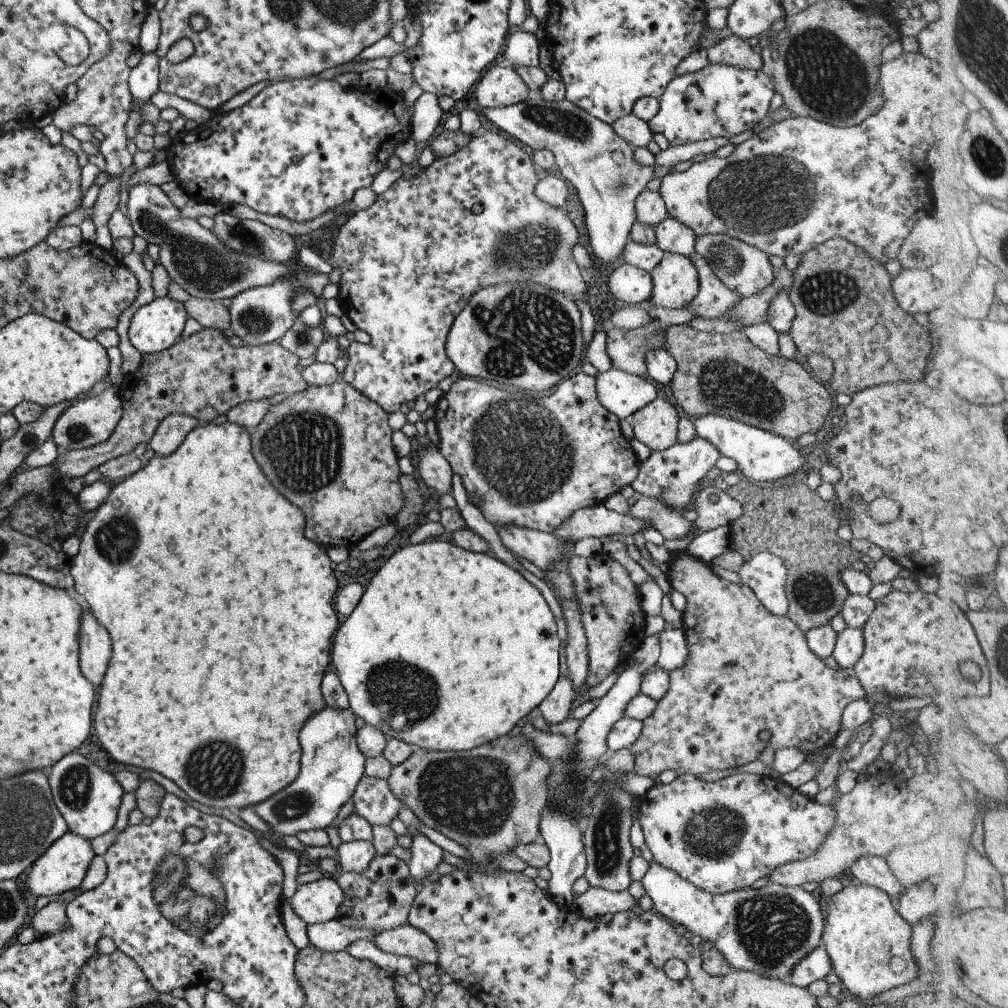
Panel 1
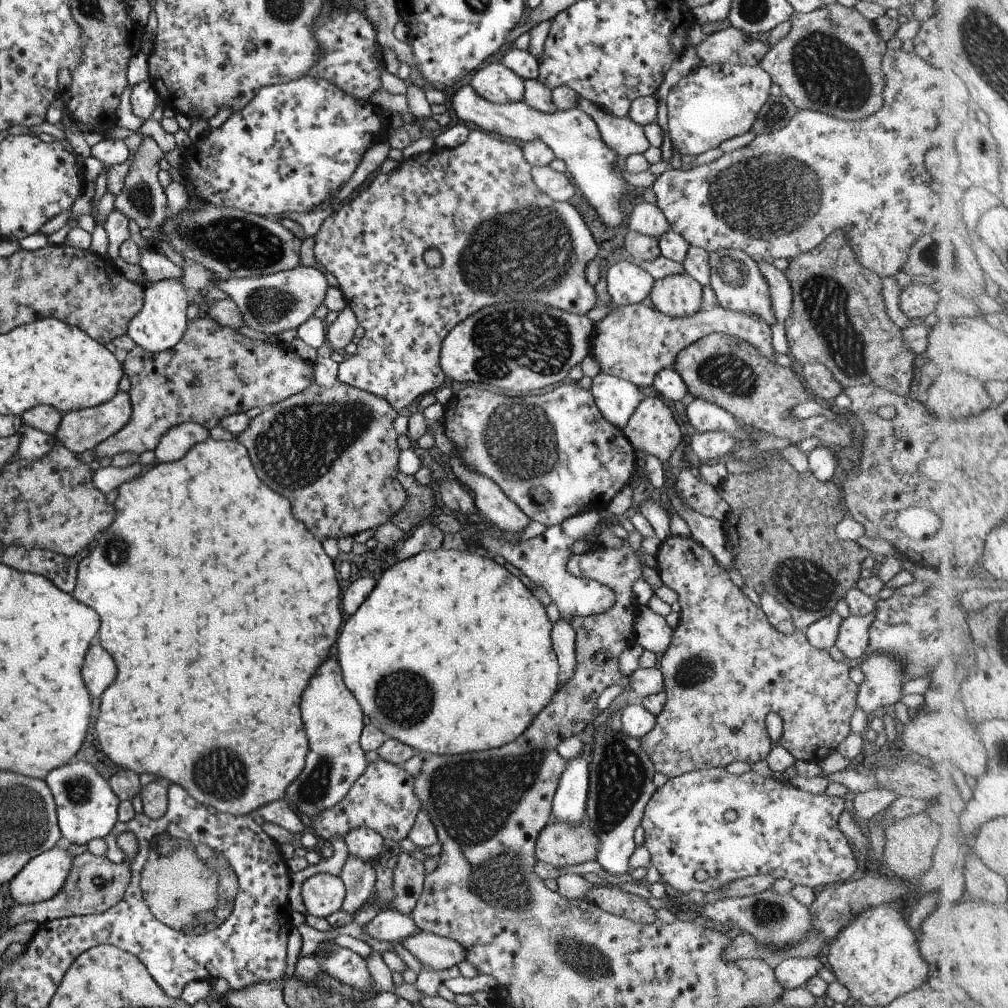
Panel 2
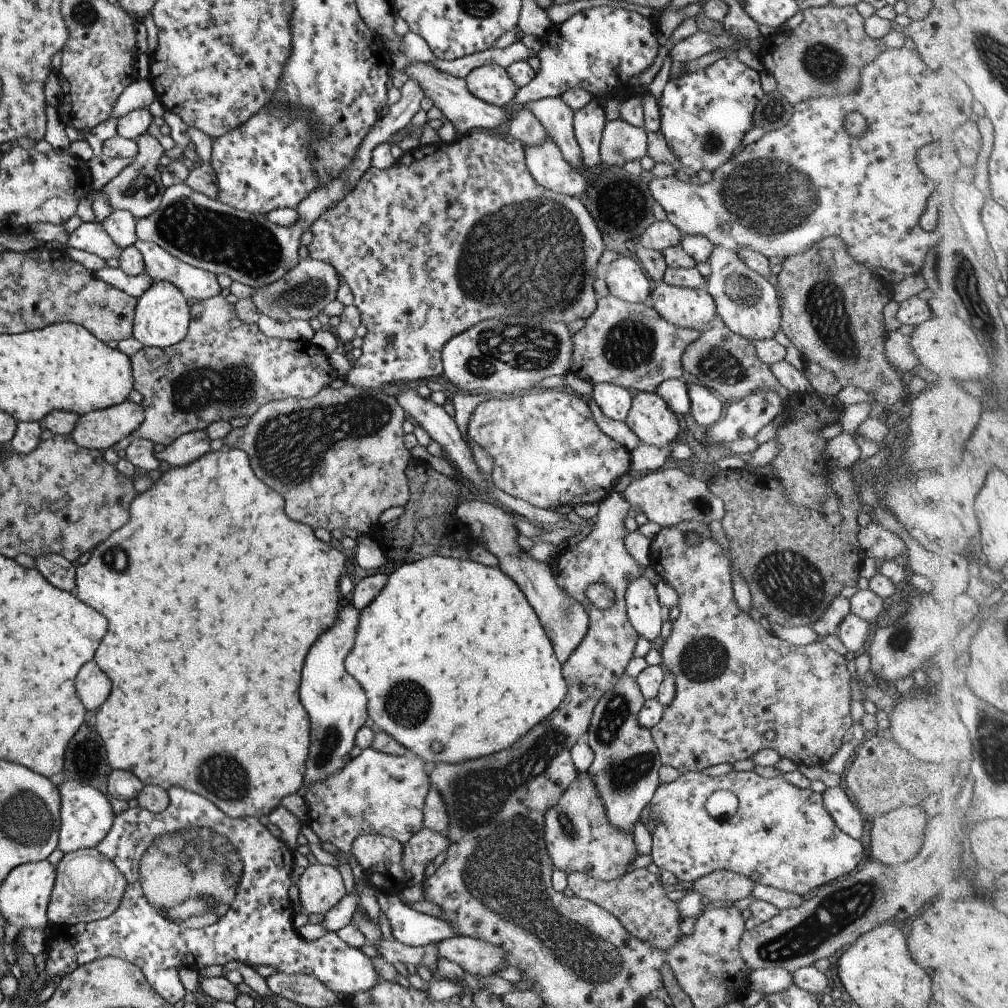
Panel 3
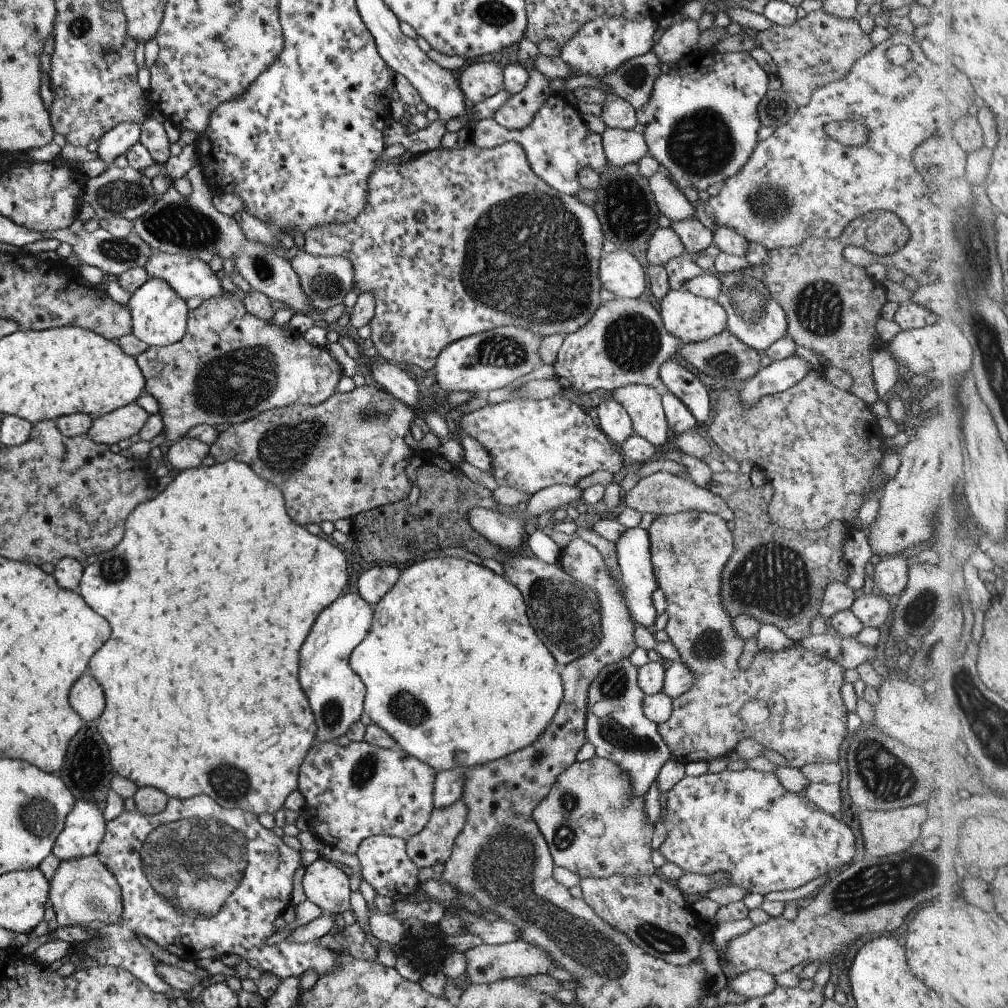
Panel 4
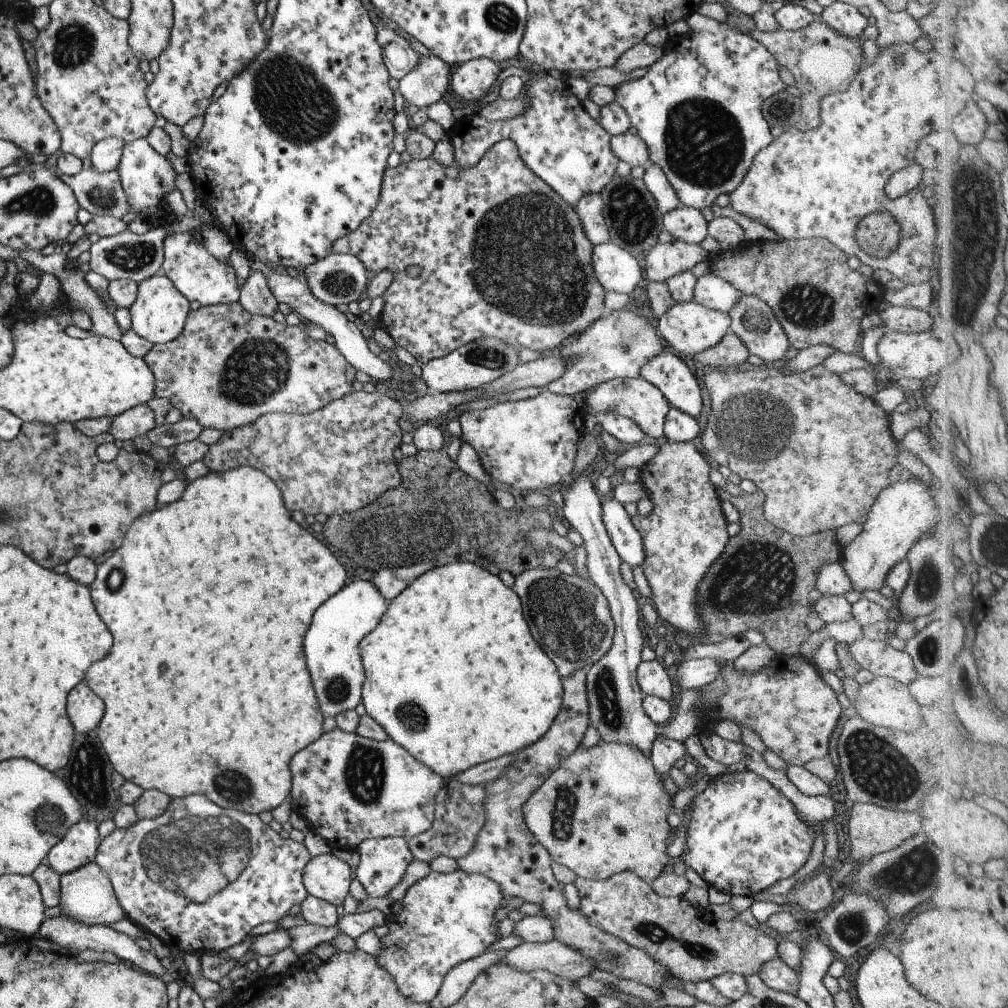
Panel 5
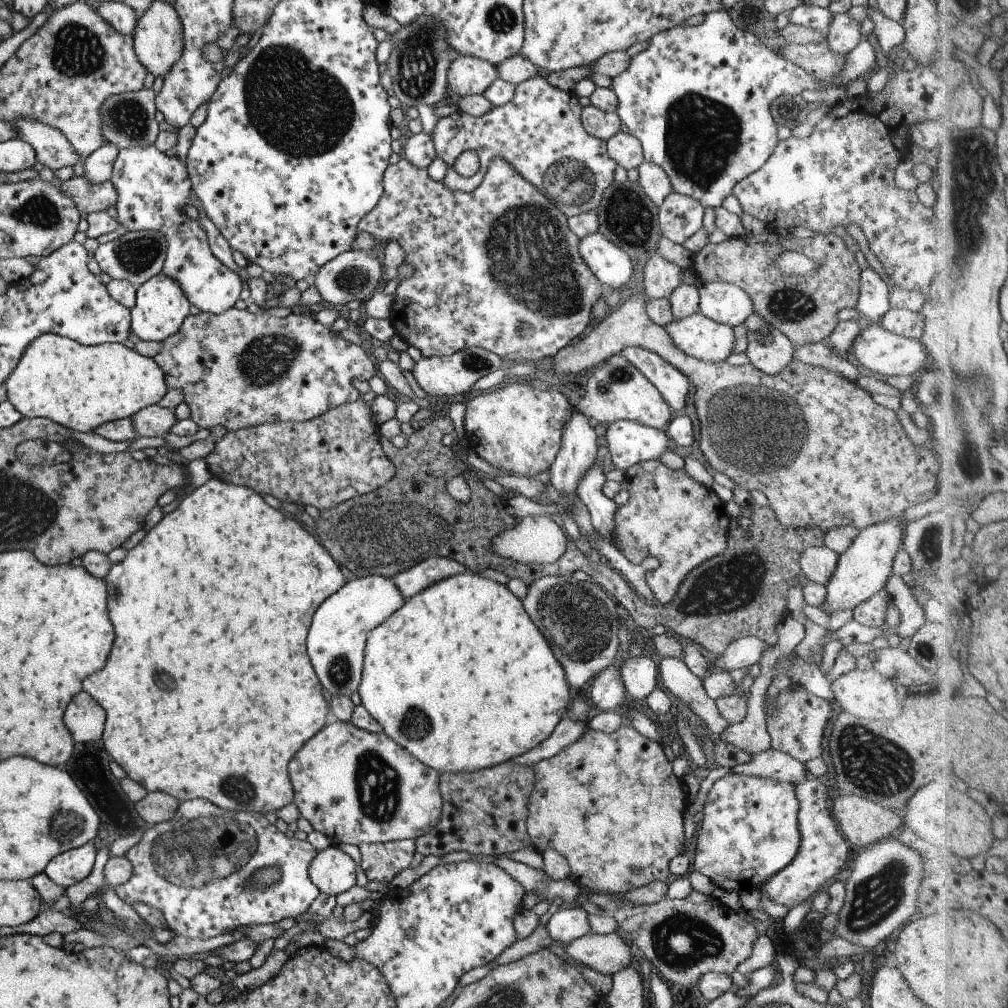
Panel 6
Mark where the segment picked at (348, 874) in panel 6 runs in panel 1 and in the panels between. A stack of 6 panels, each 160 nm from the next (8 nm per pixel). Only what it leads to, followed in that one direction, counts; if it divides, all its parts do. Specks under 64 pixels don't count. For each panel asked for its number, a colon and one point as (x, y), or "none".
1: (315, 902)
2: (321, 894)
3: (320, 887)
4: (323, 883)
5: (327, 877)

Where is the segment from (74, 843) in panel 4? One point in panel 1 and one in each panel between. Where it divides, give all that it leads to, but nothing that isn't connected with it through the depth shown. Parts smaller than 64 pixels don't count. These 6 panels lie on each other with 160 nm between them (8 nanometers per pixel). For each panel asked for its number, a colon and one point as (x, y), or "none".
1: (87, 798)
2: (85, 806)
3: (85, 814)

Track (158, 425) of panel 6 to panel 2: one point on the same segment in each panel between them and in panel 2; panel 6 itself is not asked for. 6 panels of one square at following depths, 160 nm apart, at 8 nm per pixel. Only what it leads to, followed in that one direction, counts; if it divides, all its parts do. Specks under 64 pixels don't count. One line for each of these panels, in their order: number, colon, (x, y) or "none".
2: (79, 430)
3: (101, 429)
4: (121, 423)
5: (139, 420)

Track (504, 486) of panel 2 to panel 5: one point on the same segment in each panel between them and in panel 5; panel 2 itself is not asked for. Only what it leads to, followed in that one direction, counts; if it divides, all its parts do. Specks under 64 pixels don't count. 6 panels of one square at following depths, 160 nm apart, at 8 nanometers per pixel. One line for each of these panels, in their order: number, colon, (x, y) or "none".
3: (547, 450)
4: (532, 443)
5: (529, 444)

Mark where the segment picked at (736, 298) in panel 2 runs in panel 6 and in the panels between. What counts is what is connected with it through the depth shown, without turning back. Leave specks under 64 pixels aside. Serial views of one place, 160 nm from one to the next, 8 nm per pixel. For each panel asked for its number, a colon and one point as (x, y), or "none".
3: (744, 300)
4: (752, 316)
5: (751, 320)
6: (769, 351)

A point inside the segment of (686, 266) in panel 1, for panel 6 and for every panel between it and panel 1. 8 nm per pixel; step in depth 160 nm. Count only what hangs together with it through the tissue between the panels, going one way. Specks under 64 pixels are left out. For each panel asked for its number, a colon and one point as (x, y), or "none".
2: (675, 295)
3: (685, 308)
4: (691, 319)
5: (689, 328)
6: (696, 335)

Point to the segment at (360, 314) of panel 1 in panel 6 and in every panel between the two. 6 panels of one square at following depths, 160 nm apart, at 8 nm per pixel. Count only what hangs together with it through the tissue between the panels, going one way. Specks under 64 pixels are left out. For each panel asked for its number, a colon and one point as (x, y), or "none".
2: (476, 203)
3: (420, 243)
4: (452, 243)
5: (489, 240)
6: (481, 278)

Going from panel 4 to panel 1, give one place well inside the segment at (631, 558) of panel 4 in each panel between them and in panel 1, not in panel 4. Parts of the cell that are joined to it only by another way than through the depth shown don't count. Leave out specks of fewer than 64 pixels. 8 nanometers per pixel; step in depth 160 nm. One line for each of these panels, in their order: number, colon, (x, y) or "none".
1: (672, 647)
2: (651, 632)
3: (641, 602)

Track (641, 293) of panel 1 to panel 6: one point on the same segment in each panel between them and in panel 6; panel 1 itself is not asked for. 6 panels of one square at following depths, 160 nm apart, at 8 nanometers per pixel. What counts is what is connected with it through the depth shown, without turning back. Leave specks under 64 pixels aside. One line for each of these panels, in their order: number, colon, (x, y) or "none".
2: (627, 283)
3: (625, 279)
4: (618, 272)
5: (615, 269)
6: (610, 265)

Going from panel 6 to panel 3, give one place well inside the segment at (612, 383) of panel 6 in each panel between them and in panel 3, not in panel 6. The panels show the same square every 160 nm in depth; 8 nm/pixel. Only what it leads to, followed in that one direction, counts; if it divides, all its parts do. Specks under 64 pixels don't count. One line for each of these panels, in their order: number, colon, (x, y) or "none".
3: (648, 417)
4: (643, 404)
5: (635, 398)

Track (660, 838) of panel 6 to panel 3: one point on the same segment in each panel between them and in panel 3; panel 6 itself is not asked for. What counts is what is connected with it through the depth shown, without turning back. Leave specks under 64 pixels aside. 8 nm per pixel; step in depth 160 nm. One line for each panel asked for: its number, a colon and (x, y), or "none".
3: (578, 837)
4: (593, 826)
5: (602, 811)

